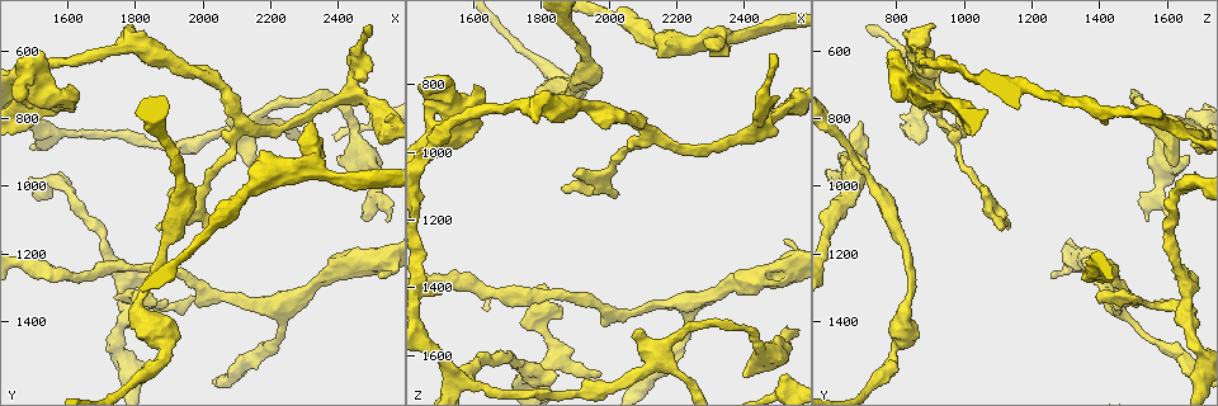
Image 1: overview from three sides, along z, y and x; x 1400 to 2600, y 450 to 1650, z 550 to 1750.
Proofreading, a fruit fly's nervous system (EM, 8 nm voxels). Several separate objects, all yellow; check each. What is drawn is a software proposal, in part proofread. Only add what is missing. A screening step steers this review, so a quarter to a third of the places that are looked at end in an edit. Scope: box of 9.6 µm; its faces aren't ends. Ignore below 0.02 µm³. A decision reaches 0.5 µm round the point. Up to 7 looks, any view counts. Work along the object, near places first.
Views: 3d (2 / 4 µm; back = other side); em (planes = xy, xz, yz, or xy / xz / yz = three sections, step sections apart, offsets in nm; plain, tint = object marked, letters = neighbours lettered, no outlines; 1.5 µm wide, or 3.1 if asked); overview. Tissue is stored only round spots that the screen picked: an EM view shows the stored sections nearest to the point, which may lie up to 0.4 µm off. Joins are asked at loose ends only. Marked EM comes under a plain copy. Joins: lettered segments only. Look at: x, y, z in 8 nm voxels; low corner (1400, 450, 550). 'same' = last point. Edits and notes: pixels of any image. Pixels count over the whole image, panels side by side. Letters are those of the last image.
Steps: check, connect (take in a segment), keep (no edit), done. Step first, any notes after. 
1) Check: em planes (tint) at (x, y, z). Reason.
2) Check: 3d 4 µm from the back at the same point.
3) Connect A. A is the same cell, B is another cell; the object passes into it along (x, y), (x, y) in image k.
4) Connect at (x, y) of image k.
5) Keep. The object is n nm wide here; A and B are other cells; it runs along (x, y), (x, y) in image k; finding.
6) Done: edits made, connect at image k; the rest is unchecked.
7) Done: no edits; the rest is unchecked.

Check: 3d 2 µm at (1600, 700, 790). An open end.

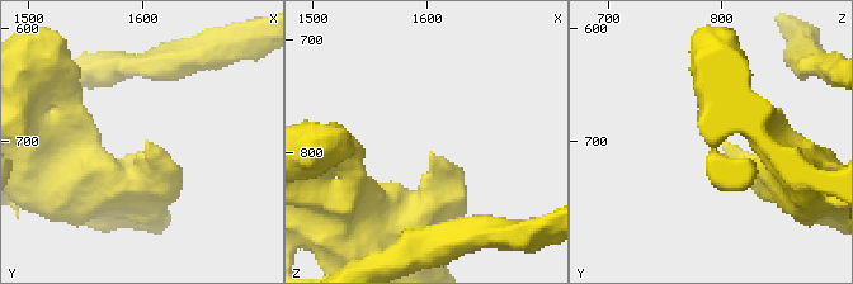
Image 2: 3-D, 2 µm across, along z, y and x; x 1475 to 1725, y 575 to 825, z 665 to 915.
Check: em planes (letters) at (1598, 698, 802).

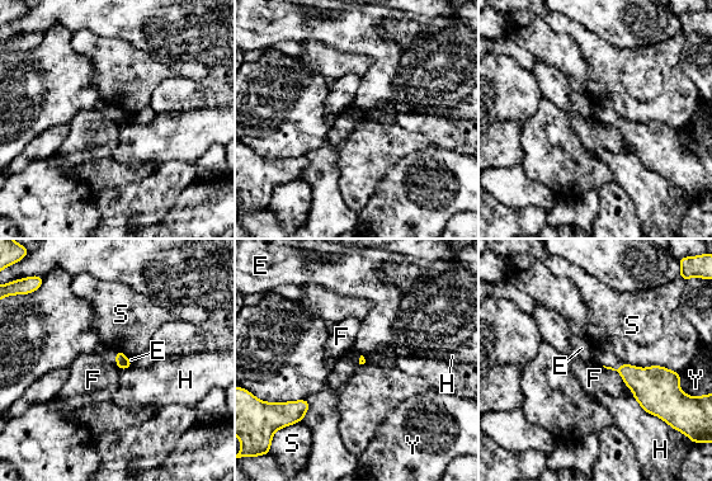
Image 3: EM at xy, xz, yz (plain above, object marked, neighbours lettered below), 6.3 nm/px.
Keep. E, F, H, S and Y are other cells; no lettered segment goes on from it.

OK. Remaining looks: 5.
Check: em planes (letters) at (2320, 810, 690). Free end.

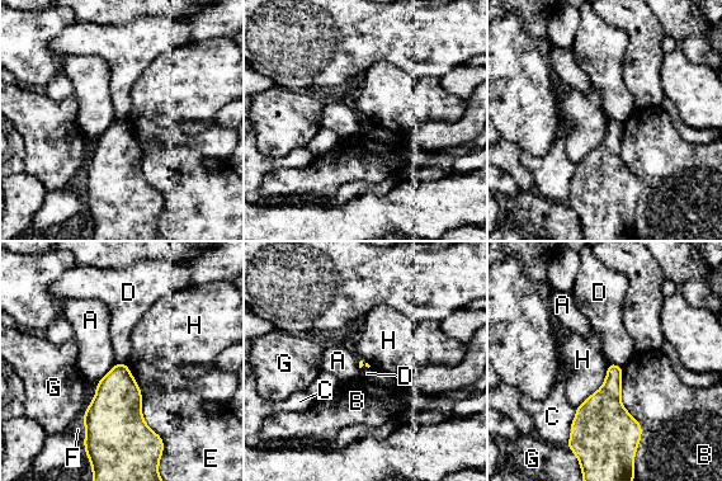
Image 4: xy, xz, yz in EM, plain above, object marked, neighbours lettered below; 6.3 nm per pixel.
Keep. A, B, C, D, E, F, G and H are other cells; a border runs along (609, 362), (621, 367) in image 4; no lettered segment goes on from it.

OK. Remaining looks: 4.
Check: em planes (letters) at (2480, 530, 710). An open end.

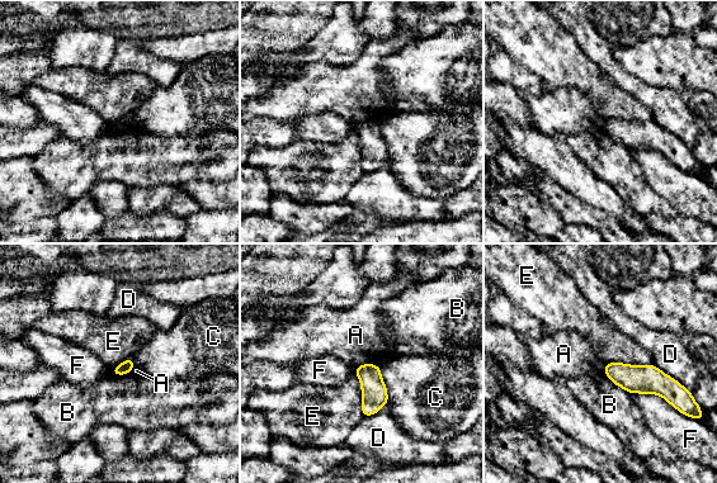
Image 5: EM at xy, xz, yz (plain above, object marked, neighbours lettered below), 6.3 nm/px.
Keep. A, B, C, D, E and F are other cells; a border runs along (354, 367), (361, 386), (363, 416) in image 5; no lettered segment goes on from it.

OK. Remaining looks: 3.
Done: no edits; the rest is unchecked.

